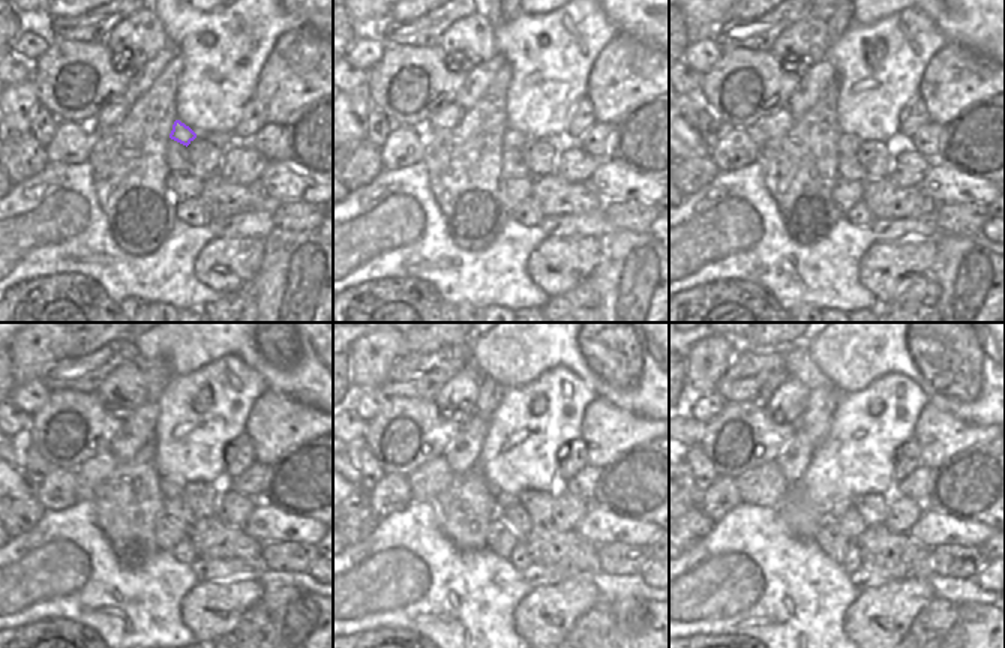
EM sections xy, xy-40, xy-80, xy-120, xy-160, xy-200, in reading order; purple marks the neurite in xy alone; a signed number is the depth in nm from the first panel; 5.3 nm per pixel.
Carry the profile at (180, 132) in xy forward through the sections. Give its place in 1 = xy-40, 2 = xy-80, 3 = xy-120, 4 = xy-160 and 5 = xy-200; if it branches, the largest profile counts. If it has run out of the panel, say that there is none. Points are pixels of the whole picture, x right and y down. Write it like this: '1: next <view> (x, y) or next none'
1: next xy-40 (513, 140)
2: next xy-80 (848, 144)
3: next xy-120 (170, 489)
4: next xy-160 (504, 500)
5: next xy-200 (843, 506)

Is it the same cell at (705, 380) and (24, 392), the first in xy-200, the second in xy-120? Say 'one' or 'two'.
two

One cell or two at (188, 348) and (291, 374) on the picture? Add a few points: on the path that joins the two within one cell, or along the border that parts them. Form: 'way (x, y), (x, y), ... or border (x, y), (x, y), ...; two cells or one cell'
way (213, 345), (249, 345), (266, 360); one cell

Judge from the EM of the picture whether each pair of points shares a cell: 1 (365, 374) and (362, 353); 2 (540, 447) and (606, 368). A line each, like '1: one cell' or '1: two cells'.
1: one cell
2: two cells

